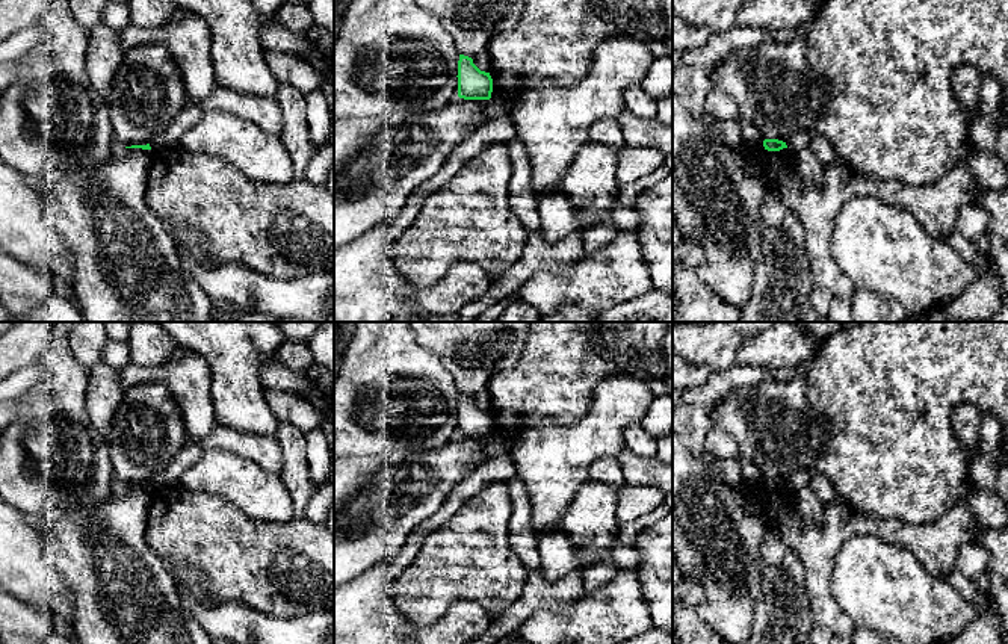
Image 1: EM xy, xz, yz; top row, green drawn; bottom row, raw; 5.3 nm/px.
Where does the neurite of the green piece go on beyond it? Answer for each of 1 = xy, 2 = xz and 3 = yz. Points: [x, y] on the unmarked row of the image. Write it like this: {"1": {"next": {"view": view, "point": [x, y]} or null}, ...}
{"1": {"next": null}, "2": {"next": null}, "3": {"next": null}}

